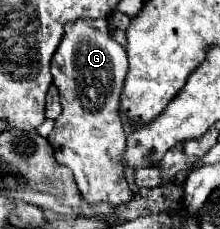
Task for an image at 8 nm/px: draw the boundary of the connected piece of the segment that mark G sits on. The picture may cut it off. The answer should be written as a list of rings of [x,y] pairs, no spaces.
[[[77,19],[65,25],[65,35],[51,59],[53,85],[59,89],[63,111],[55,119],[55,129],[47,139],[55,151],[55,159],[73,171],[79,191],[89,203],[123,205],[133,199],[121,165],[125,129],[119,117],[119,95],[125,73],[125,49],[111,37],[105,19]]]

